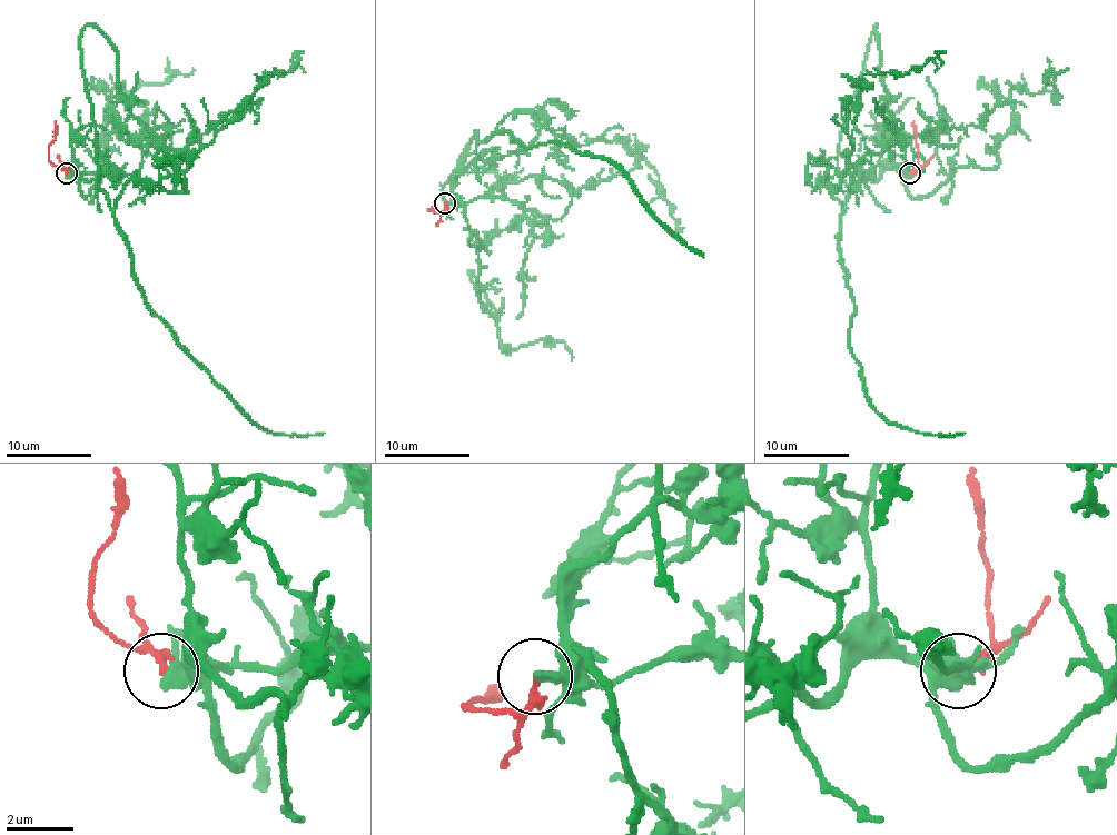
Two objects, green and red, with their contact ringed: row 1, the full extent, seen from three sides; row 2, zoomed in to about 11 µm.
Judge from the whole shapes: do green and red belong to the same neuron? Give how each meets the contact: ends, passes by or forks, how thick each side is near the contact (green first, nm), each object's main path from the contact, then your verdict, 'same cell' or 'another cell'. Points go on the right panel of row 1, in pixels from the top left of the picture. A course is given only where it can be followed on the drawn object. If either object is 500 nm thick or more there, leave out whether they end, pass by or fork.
green ends; red ends; calibres 480 and 240 nm; course green (909, 174), (857, 185), (839, 174), (876, 26), (892, 123), (909, 142), (1026, 106); course red (909, 174), (918, 170), (913, 121); another cell

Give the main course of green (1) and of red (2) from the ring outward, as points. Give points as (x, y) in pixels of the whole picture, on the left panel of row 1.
1: (68, 174), (97, 185), (87, 26), (117, 53), (125, 131), (140, 142), (169, 129), (144, 126), (138, 106)
2: (66, 174), (49, 159), (55, 121)

